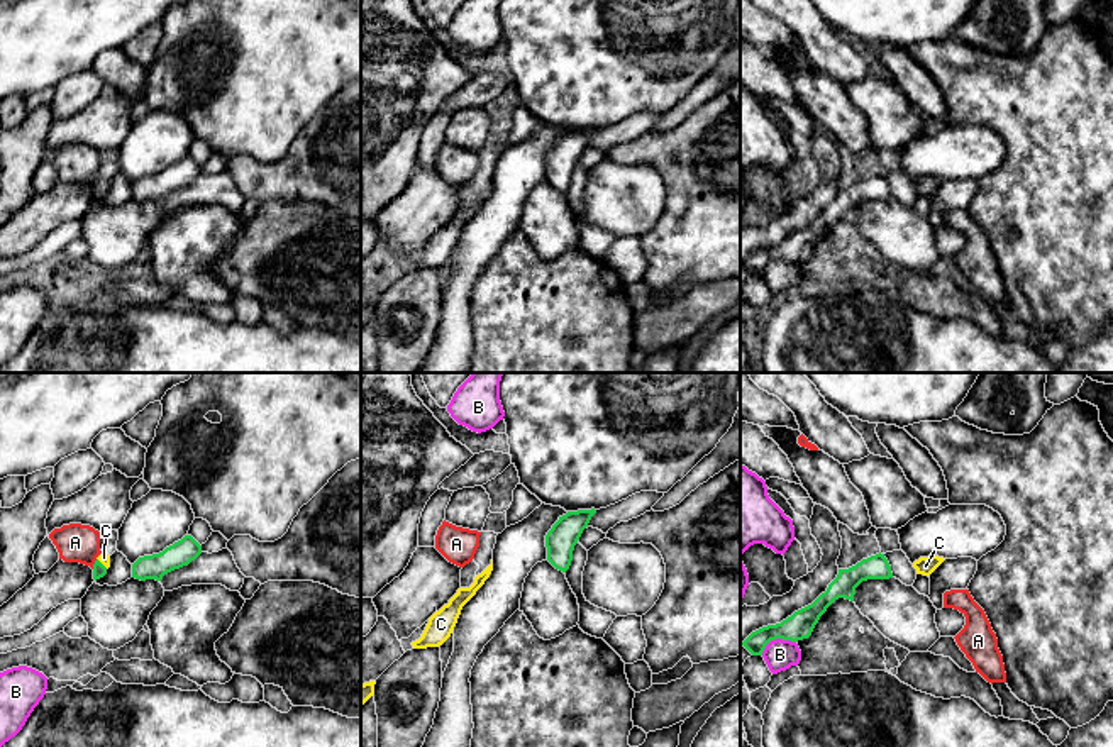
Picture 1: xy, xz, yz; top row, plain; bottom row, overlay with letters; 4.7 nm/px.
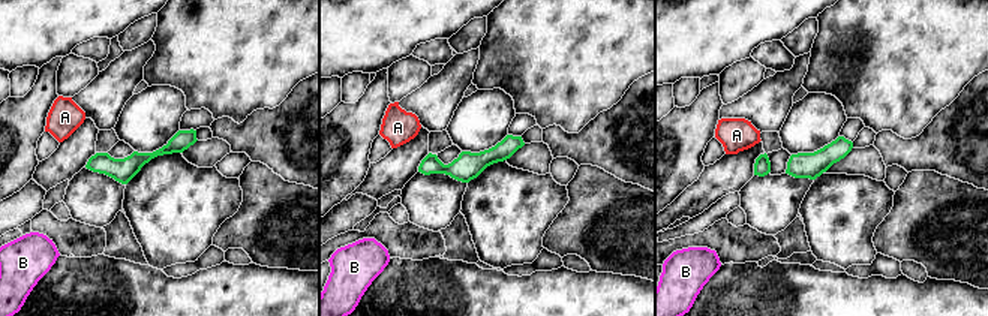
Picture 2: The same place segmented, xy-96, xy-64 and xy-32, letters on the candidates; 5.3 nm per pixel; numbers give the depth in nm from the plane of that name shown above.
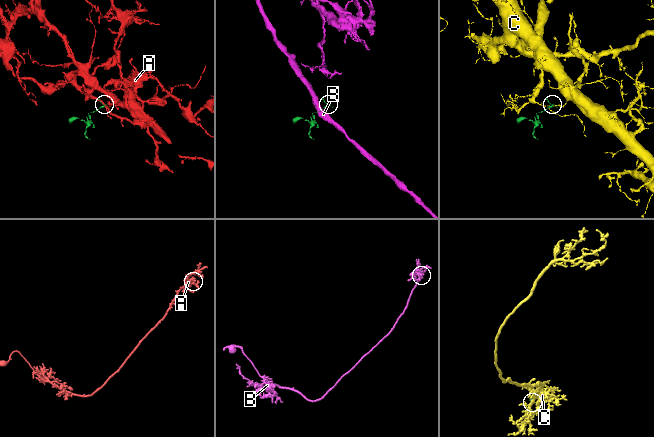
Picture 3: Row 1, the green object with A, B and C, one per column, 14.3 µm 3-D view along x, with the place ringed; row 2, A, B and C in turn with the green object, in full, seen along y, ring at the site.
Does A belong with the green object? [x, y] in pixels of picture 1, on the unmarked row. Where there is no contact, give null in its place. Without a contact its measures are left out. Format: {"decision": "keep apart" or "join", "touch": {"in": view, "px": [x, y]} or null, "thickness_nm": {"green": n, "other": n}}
{"decision": "keep apart", "touch": {"in": "xy", "px": [94, 185]}, "thickness_nm": {"green": 60, "other": 190}}

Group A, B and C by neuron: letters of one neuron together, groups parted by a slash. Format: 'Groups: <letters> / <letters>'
Groups: A / B / C

